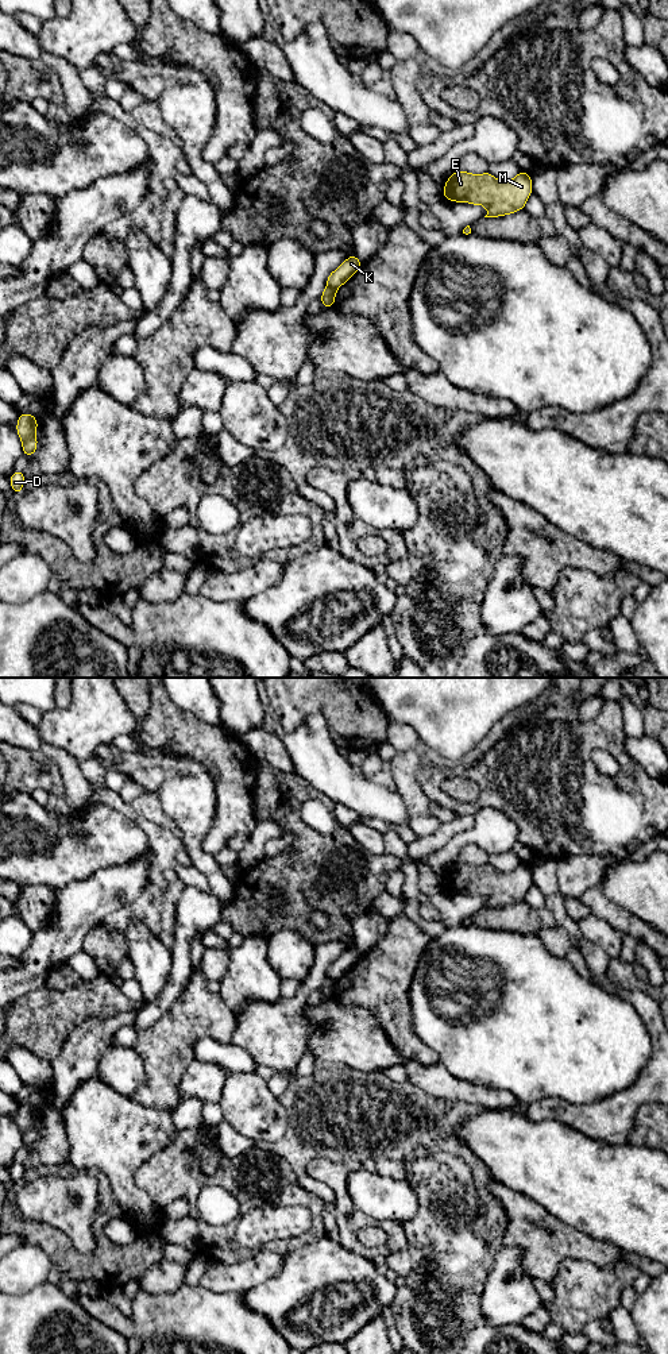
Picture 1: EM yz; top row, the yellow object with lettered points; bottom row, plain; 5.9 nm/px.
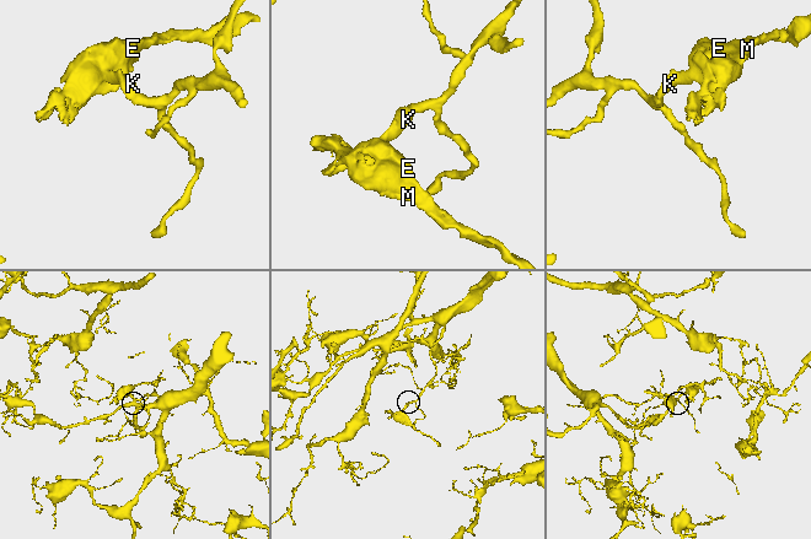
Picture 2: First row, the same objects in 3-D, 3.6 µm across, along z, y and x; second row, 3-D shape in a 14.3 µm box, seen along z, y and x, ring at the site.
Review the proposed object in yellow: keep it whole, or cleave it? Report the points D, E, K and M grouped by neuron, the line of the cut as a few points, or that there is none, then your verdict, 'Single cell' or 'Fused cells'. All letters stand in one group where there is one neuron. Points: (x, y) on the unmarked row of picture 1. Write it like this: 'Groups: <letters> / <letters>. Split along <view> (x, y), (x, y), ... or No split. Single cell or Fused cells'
Groups: D / E K M. Split along yz (327, 976), (335, 982). Fused cells

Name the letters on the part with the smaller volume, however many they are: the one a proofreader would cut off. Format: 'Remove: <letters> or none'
Remove: E, K, M

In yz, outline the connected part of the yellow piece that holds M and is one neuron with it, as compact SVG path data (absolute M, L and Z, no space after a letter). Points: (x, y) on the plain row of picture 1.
M456 861L443 880L443 888L455 894L484 896L484 909L499 909L522 902L533 884L532 868L520 863L510 872L499 872L490 863L472 865Z

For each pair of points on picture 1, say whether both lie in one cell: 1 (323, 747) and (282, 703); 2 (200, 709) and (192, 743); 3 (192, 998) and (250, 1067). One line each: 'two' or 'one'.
1: two
2: two
3: two

